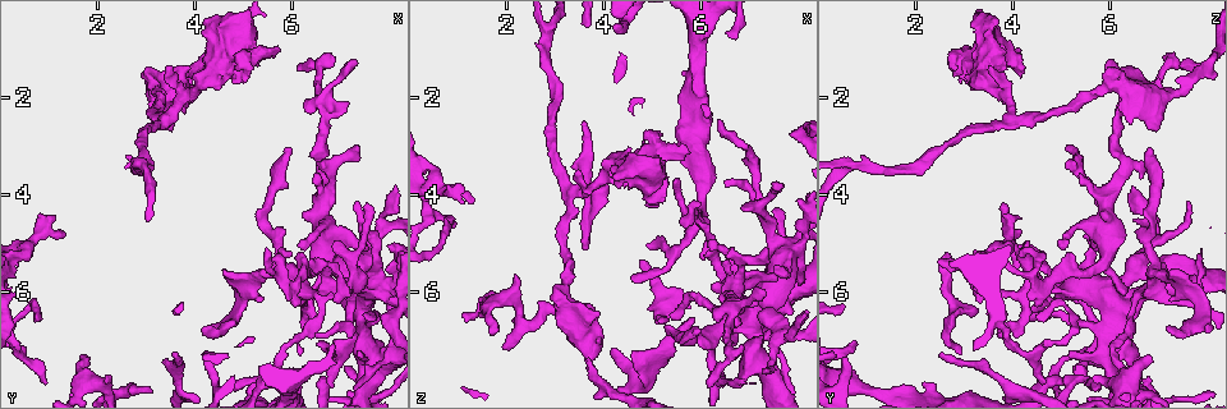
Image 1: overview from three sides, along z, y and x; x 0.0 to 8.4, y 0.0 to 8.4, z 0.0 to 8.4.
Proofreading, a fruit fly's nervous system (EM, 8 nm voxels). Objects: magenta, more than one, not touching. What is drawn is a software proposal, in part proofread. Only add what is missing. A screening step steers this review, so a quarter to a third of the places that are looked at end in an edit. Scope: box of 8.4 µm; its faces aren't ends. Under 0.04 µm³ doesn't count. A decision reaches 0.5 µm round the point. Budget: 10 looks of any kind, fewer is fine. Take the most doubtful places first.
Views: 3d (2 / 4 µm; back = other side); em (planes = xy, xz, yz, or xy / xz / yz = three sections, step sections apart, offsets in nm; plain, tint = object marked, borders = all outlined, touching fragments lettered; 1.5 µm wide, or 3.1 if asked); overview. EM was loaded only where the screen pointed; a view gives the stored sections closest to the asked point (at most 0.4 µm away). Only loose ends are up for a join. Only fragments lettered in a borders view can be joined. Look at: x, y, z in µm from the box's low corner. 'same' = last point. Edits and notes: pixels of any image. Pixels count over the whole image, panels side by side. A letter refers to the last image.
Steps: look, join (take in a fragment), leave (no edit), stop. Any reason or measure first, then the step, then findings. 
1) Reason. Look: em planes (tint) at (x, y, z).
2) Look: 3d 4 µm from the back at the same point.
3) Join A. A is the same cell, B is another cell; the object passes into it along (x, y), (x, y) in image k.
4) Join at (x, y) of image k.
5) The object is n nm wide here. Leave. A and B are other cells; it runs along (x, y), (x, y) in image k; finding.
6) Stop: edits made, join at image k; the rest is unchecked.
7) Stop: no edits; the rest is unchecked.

An open end. Look: 3d 2 µm at (1.70, 7.30, 6.85).

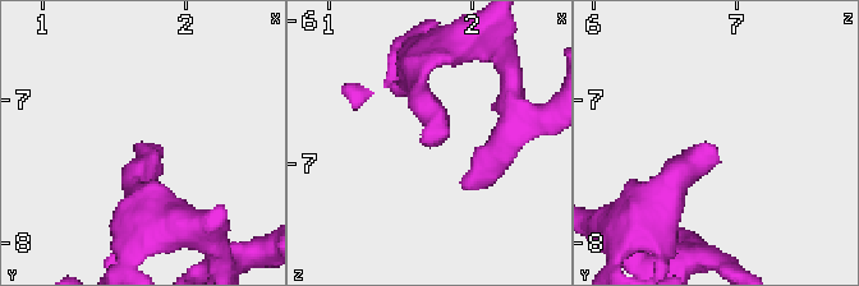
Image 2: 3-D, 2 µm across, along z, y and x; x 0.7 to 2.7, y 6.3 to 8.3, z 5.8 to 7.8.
Now the EM. Look: em yz step 4 (tint) at (1.66, 7.30, 6.86).

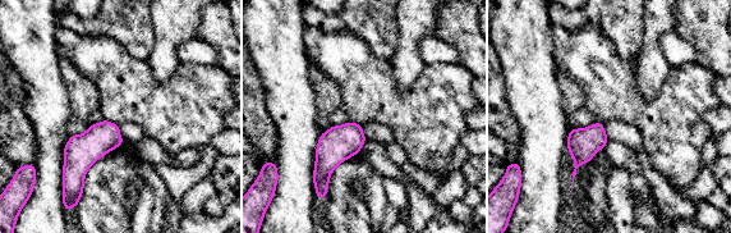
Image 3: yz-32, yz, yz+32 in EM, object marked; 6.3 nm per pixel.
Cut it another way. Look: em planes (borders) at the same point.

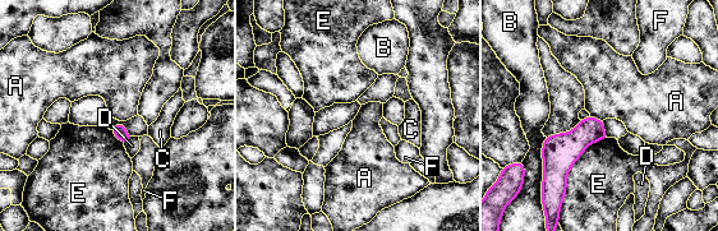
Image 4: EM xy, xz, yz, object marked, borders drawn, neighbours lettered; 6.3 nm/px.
Leave. A, B, C, D, E and F are other cells; a border runs along (590, 115), (602, 120) in image 4; none of them fits.

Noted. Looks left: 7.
An open end. Look: 3d 4 µm from the back at (6.35, 5.30, 2.40).

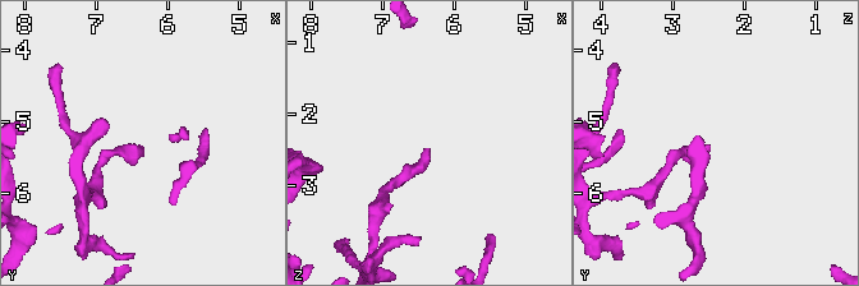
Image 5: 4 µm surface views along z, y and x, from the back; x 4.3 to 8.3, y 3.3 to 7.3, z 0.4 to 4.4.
Look: em planes (borders) at (6.35, 5.35, 2.45).

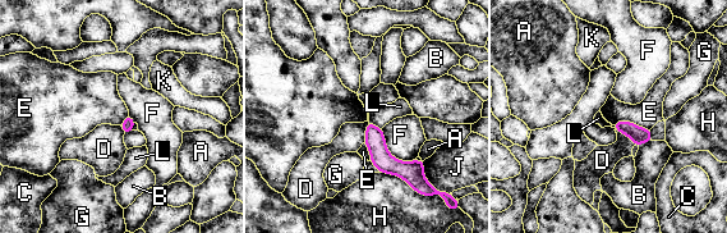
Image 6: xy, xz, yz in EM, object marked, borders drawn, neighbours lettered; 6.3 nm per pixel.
Leave. A, B, C, D, E, F, G, H, J, K and L are other cells; it runs along (369, 126), (377, 149), (418, 177) in image 6; no lettered fragment goes on from it.

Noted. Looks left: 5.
An open end. Look: 3d 2 µm from the back at (6.85, 5.05, 4.30).

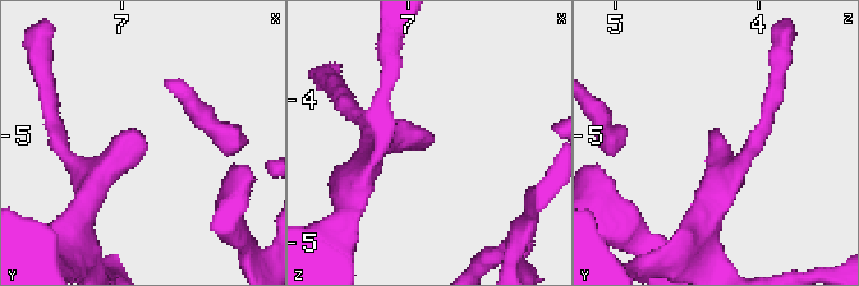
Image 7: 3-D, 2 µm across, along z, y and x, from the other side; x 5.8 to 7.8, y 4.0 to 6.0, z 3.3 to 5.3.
Look: em xy step 8 (tint) at (6.84, 5.00, 4.26).

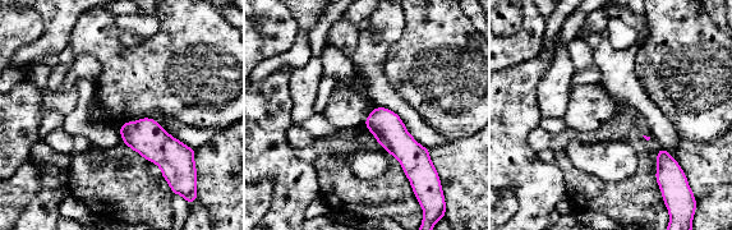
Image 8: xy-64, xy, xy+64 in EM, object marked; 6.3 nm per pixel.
Look: em planes (borders) at the same point.

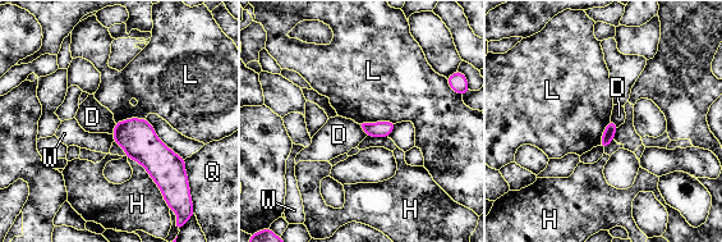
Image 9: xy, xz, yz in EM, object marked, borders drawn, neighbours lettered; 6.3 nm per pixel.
Leave. D, H, L, Q and W are other cells; a border runs along (395, 122), (376, 120), (360, 124) in image 9; none of them fits.

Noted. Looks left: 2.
Branch stops here. Look: em yz step 4 (borders) at (4.80, 1.15, 2.75).

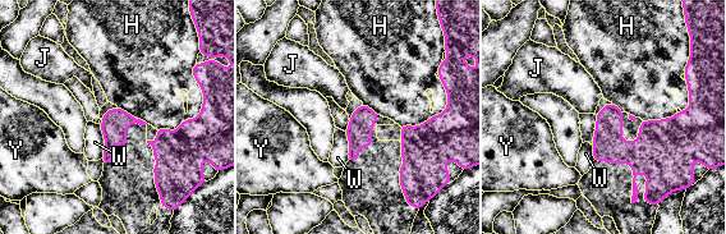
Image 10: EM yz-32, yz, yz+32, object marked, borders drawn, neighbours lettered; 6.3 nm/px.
Leave. H, J, W and Y are other cells; a border runs along (198, 114), (175, 129), (156, 129) in image 10; none of them fits.

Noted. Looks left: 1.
Stop: no edits; the rest is unchecked.

